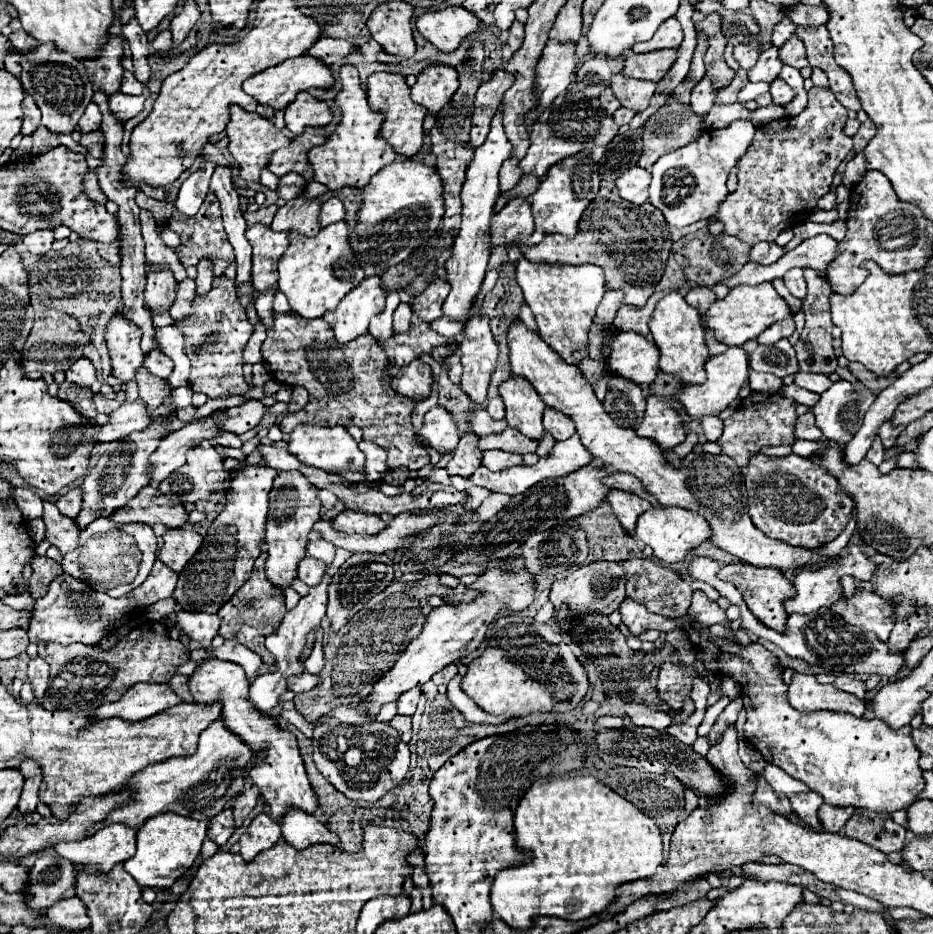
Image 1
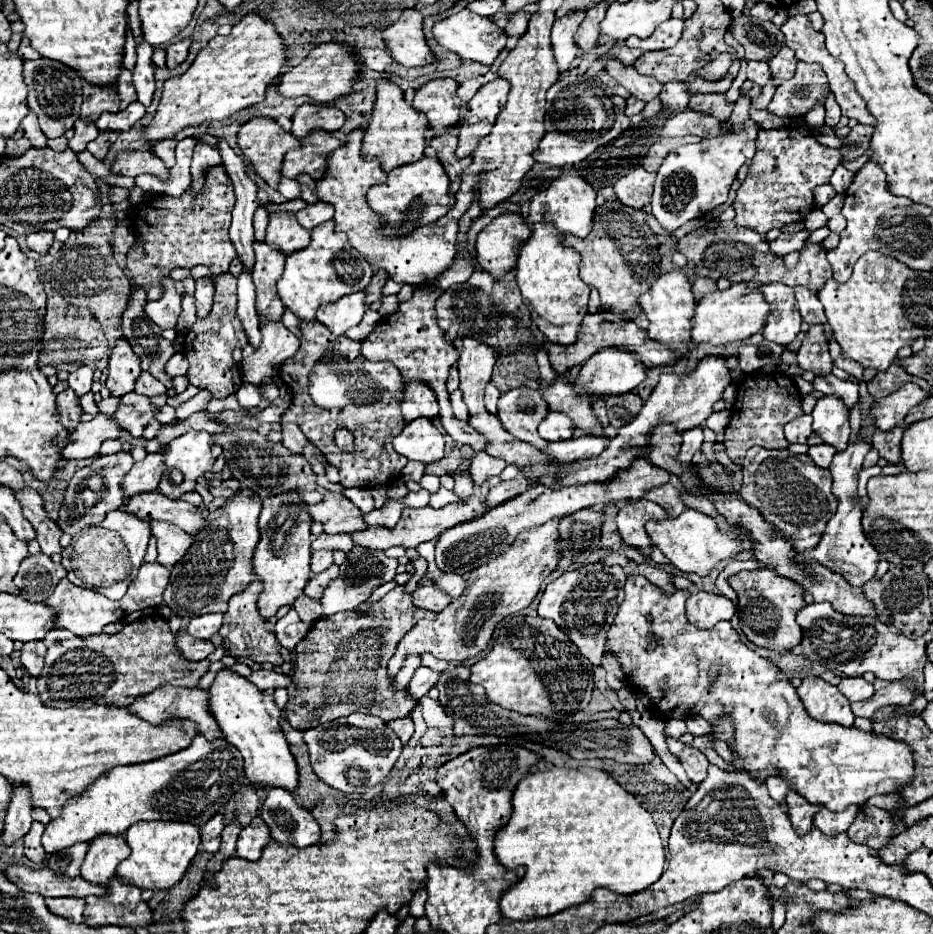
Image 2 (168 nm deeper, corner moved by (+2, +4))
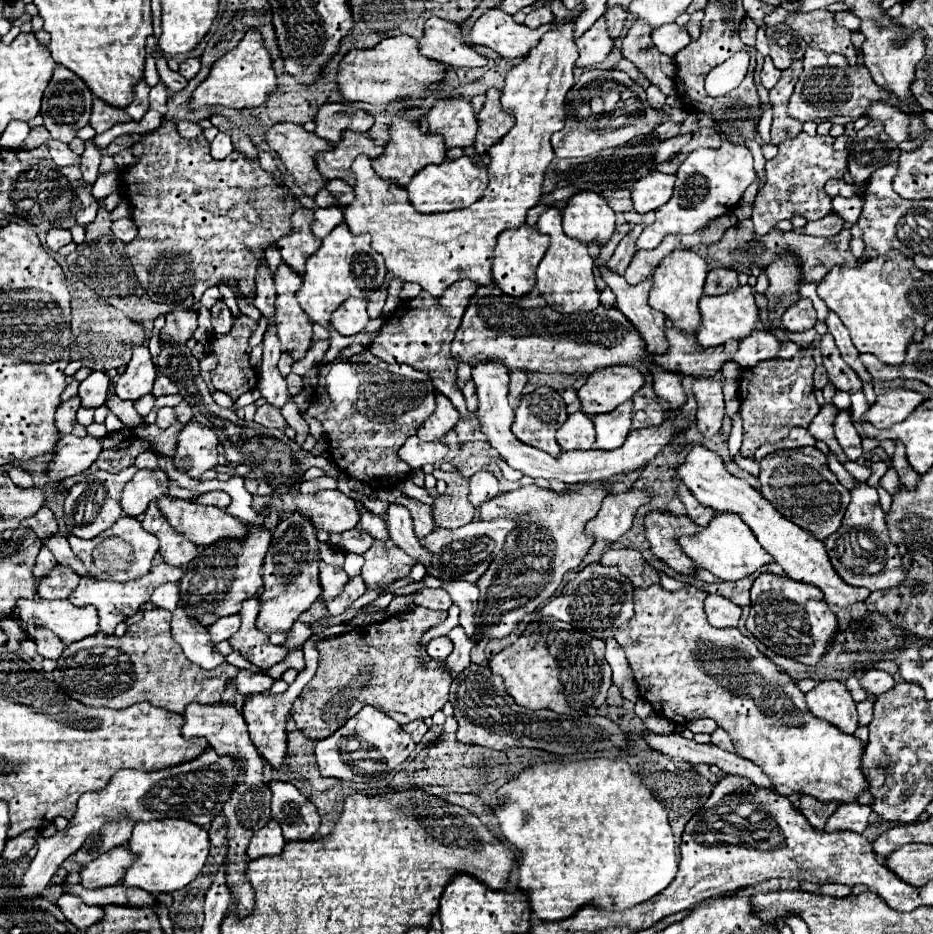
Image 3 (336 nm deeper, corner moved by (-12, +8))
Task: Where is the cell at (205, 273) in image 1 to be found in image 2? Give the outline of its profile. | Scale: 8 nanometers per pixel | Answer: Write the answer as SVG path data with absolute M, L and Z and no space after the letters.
M200 278L196 280L196 308L198 308L198 316L204 318L210 310L212 310L212 298L214 298L214 282L210 278Z

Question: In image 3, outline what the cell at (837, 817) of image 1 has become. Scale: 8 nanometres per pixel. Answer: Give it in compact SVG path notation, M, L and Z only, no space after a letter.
M850 802L850 804L840 804L838 810L828 818L826 822L826 832L834 832L834 830L852 830L862 834L868 826L872 808L870 806L862 806L858 802Z

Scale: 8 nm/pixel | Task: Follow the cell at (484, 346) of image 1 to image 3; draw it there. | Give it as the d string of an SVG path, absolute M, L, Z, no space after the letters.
M486 360L472 366L472 380L476 384L478 392L478 420L482 426L484 436L488 438L488 444L498 450L498 454L508 462L510 468L520 470L524 476L532 478L544 478L544 480L560 480L566 484L586 484L586 482L606 482L616 474L628 474L634 470L644 468L648 462L652 462L664 446L668 446L680 432L688 428L688 418L682 414L682 410L676 410L674 416L664 416L664 422L660 426L652 428L640 428L632 430L626 438L626 442L610 452L604 450L568 450L562 452L558 458L546 454L544 450L532 448L524 442L518 442L512 434L510 426L514 422L514 410L508 404L508 368L500 360Z

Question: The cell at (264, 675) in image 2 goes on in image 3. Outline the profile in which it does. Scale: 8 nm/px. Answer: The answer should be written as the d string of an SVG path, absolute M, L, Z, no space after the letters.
M240 670L236 680L236 688L240 694L256 694L256 692L266 692L272 688L272 684L276 682L274 678L270 678L268 674L262 672L250 672L250 670Z

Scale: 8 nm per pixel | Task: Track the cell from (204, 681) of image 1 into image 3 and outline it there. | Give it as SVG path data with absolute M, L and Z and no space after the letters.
M324 630L320 634L312 634L302 650L304 650L304 658L306 658L306 668L300 672L300 676L294 680L294 684L290 684L290 688L282 694L250 694L246 696L246 702L244 702L244 708L242 708L242 716L246 720L246 726L248 726L248 732L250 732L250 738L258 750L258 754L268 762L272 764L272 768L282 768L284 760L286 760L286 744L288 744L288 734L286 734L286 720L288 720L288 714L290 714L290 708L294 704L294 700L298 698L298 694L302 692L302 688L310 682L310 678L314 676L316 672L316 666L318 666L318 650L316 650L316 642L326 638L330 634L330 630Z

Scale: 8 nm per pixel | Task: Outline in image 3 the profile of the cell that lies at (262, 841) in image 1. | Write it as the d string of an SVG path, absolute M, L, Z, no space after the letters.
M270 820L264 828L260 828L260 830L252 836L246 854L248 854L250 858L276 856L276 854L282 852L284 844L286 844L286 840L284 840L284 836L282 836L280 824L274 822L274 820Z

